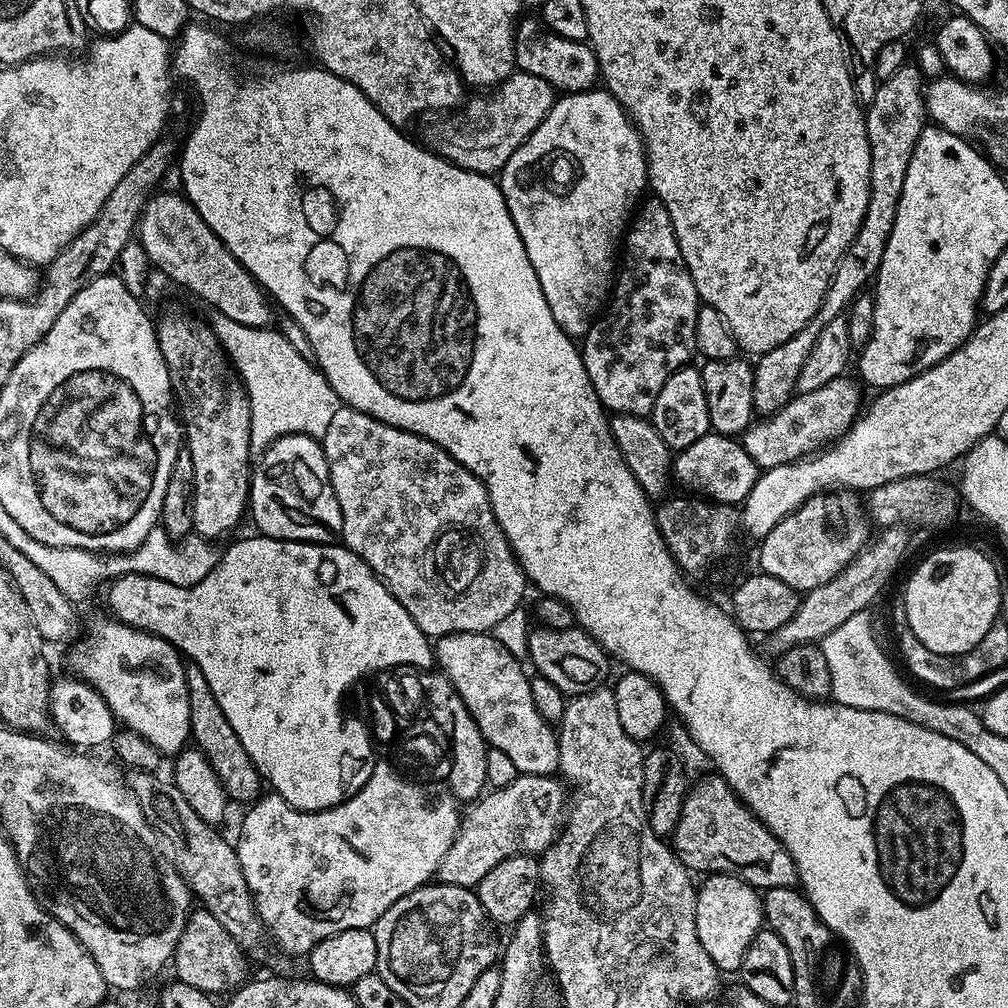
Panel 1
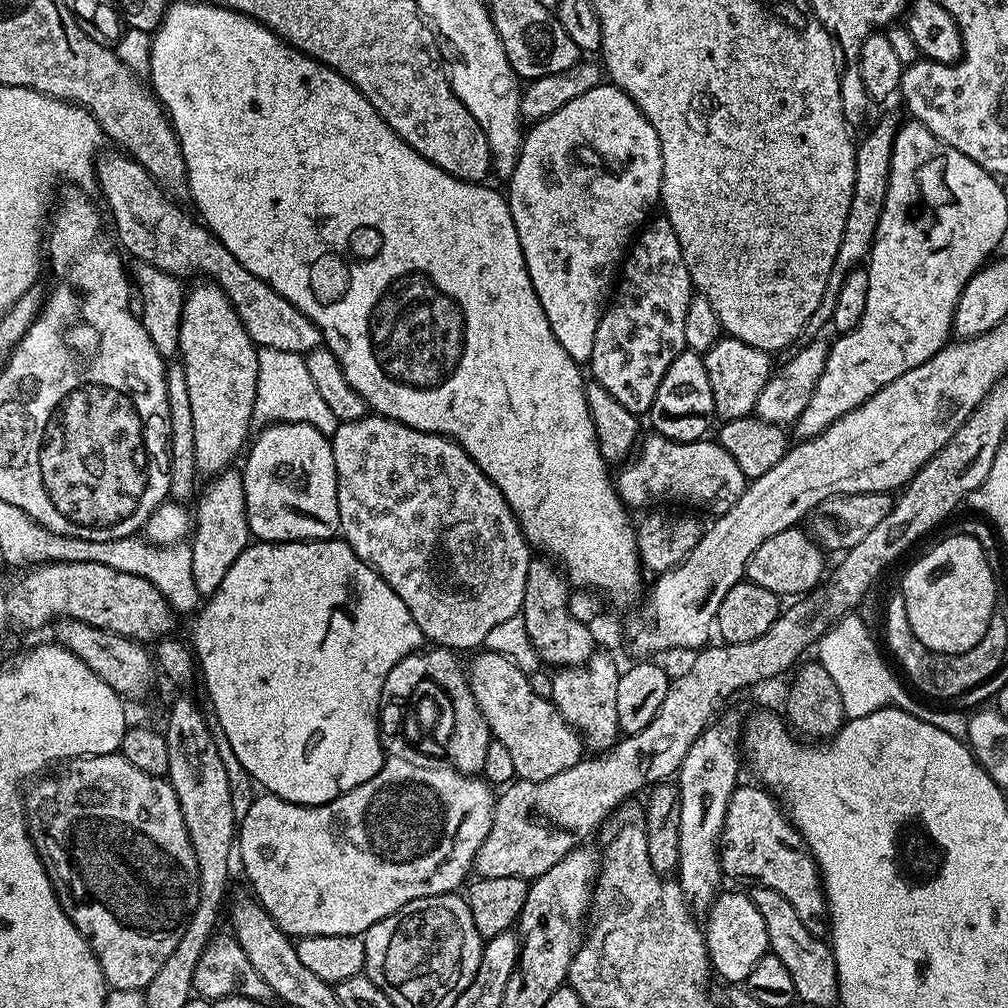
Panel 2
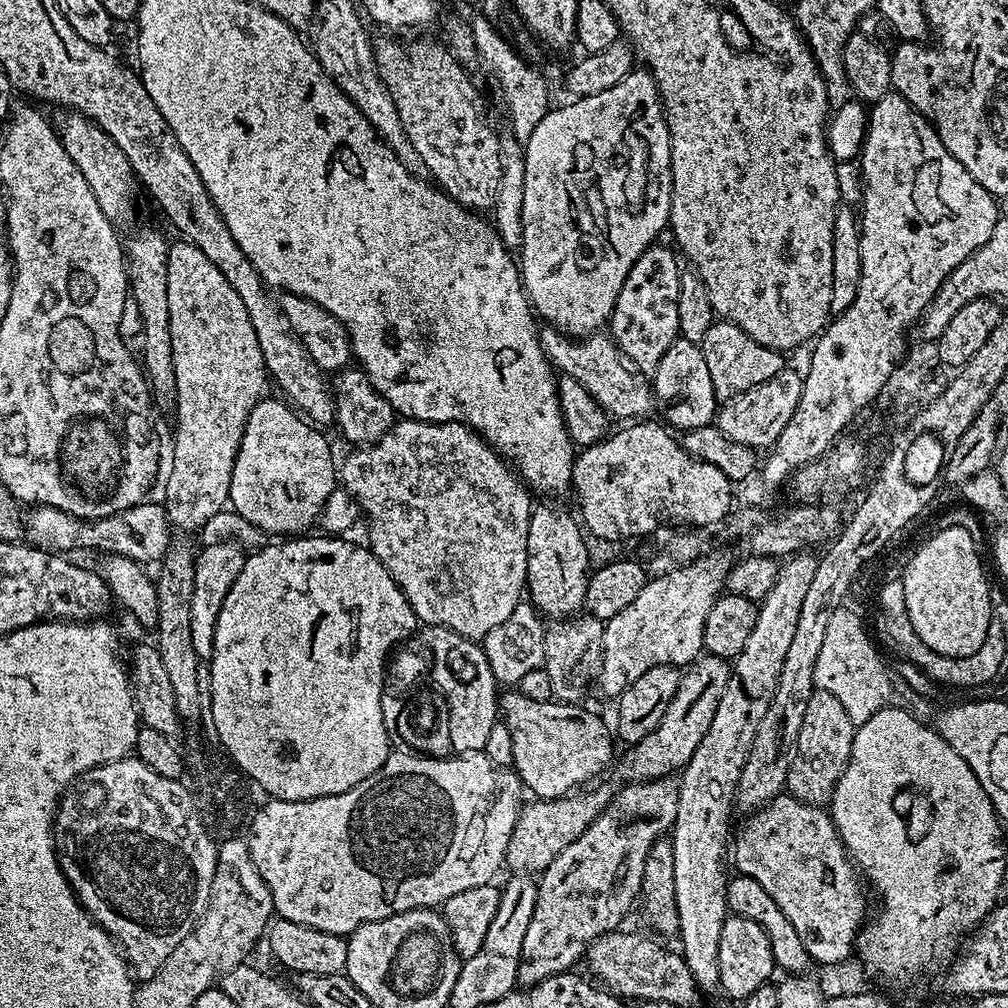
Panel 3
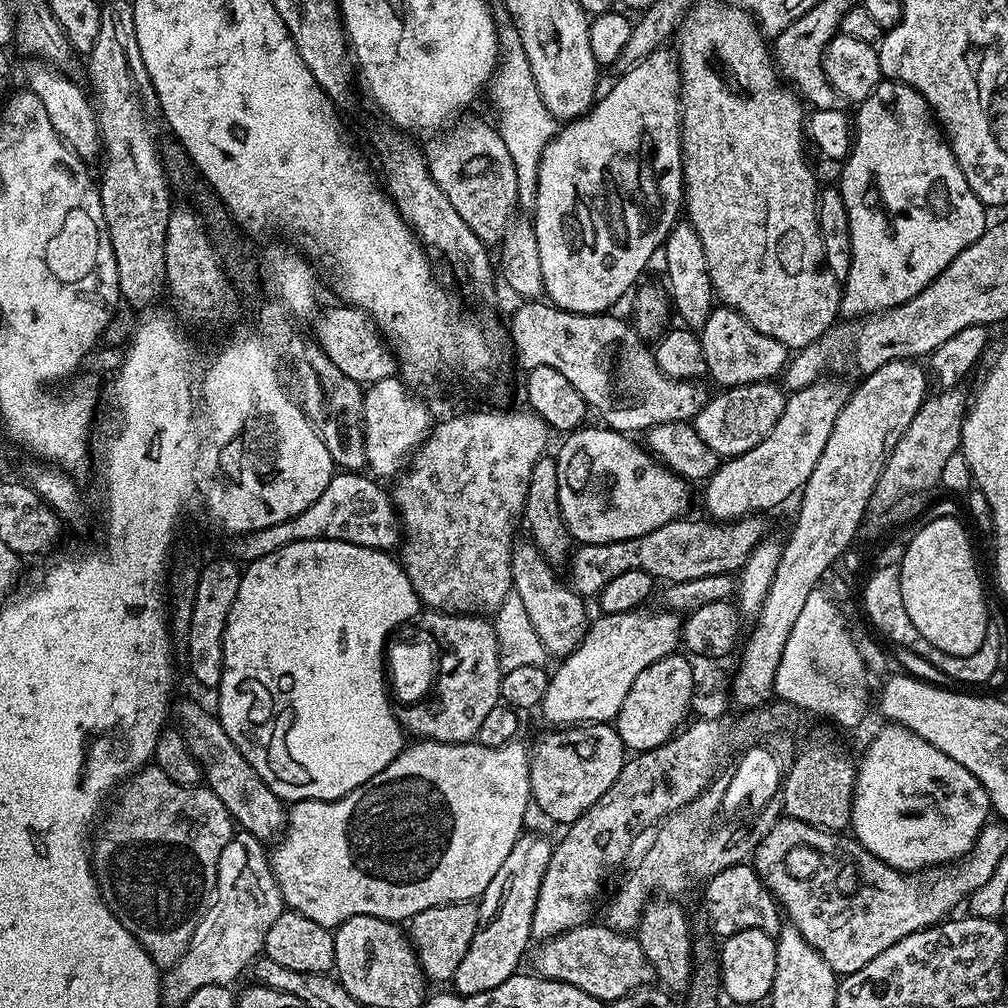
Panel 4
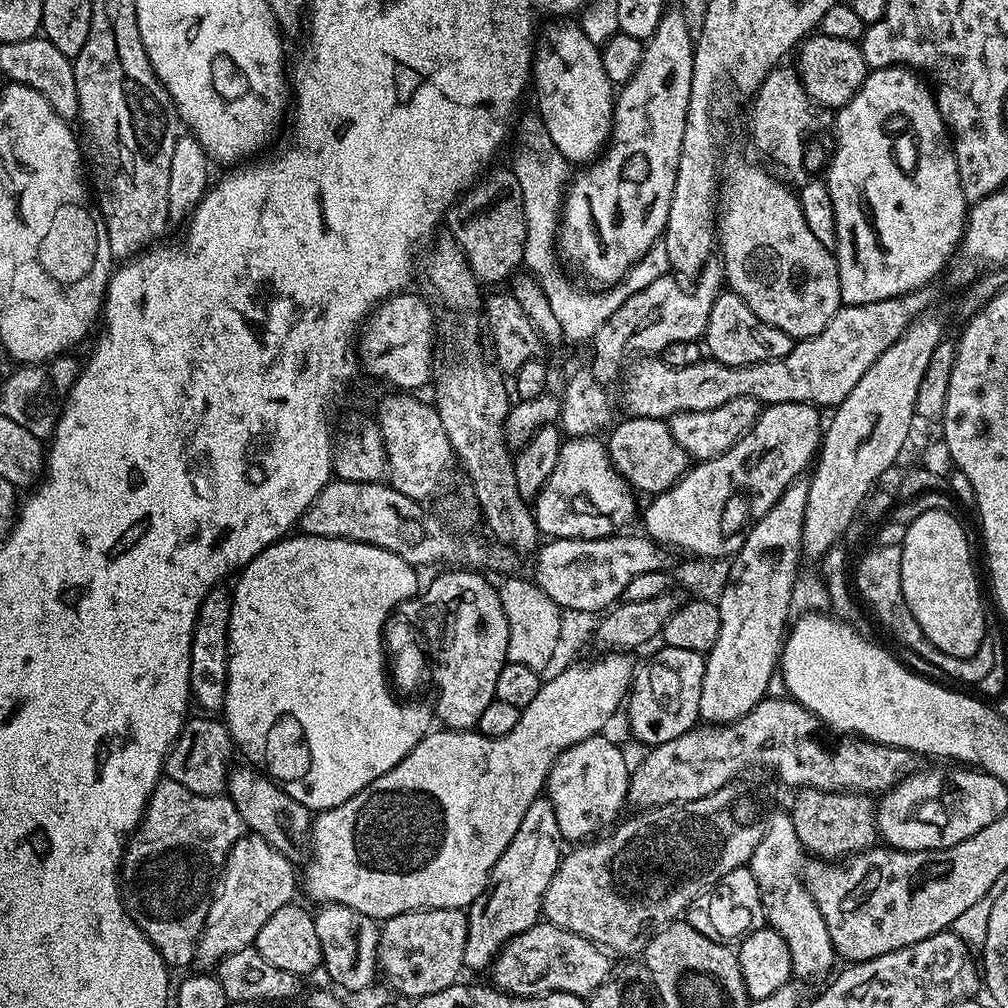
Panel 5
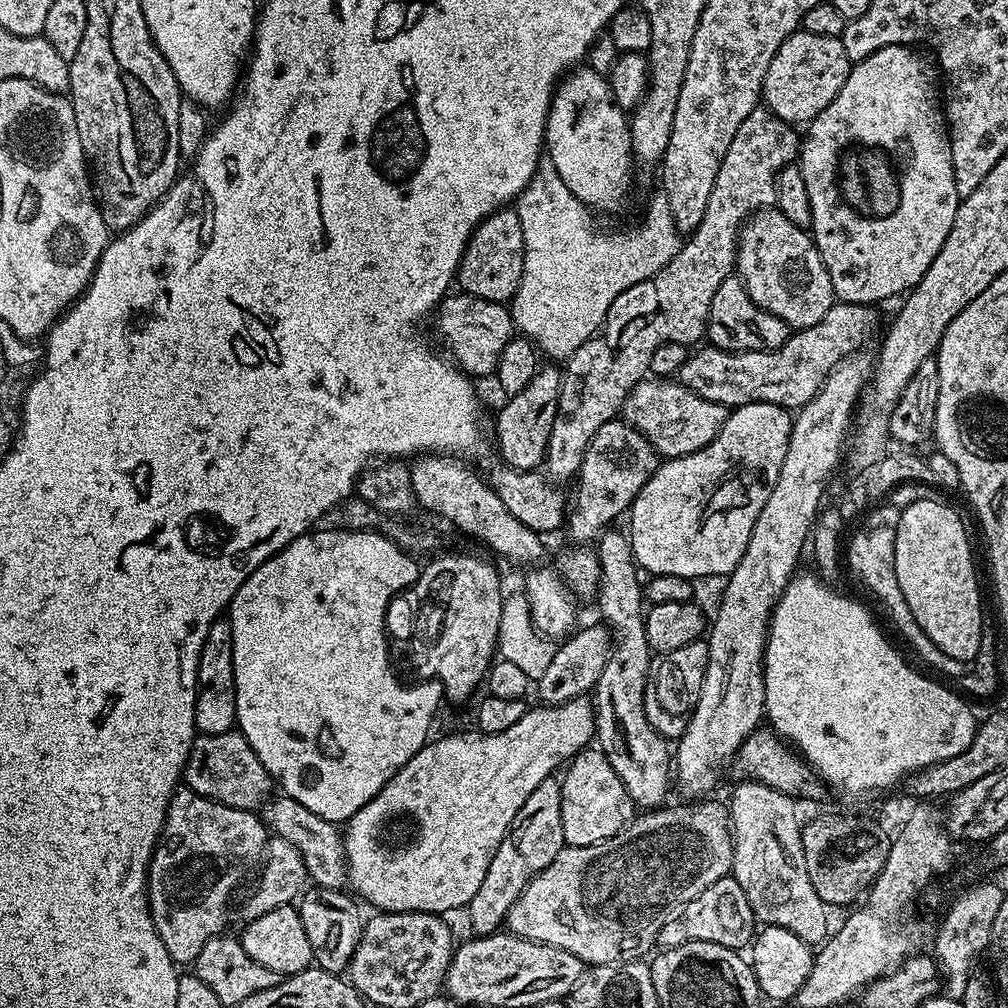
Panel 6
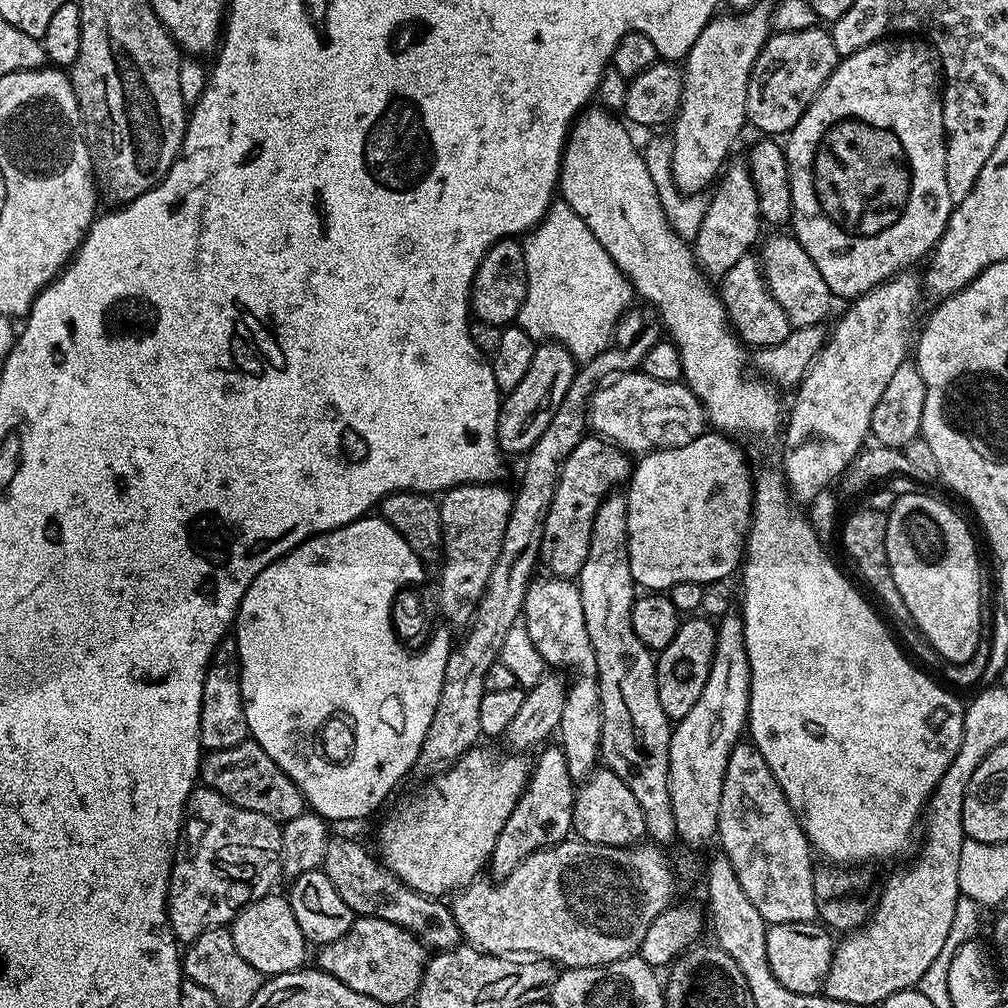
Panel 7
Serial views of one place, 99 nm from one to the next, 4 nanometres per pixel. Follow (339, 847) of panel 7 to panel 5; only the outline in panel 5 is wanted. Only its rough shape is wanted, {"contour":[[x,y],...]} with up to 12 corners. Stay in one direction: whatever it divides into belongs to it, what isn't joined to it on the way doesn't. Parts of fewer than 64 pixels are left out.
{"contour":[[252,766],[226,795],[245,829],[307,861],[313,813]]}

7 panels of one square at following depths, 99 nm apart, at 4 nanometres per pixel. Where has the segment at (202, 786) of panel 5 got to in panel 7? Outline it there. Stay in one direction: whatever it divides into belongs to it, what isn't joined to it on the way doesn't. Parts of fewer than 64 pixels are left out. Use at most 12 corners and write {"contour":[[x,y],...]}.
{"contour":[[251,738],[200,762],[203,787],[281,826],[298,786]]}

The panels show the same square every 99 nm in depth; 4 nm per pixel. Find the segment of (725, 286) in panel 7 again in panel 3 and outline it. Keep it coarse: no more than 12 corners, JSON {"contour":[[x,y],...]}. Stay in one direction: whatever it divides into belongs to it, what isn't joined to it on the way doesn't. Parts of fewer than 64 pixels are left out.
{"contour":[[713,322],[699,342],[717,401],[774,378],[786,360]]}

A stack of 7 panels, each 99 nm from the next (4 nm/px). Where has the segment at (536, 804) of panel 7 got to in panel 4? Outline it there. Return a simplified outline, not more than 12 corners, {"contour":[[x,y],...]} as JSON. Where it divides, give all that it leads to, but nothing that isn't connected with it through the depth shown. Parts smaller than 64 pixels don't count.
{"contour":[[525,831],[478,900],[480,926],[450,981],[494,990],[532,940],[553,847]]}

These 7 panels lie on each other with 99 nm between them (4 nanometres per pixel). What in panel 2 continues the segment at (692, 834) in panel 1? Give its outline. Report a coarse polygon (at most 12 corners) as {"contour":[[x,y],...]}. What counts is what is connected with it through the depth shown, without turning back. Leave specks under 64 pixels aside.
{"contour":[[738,786],[720,835],[723,875],[778,890],[825,923],[816,859],[777,797]]}

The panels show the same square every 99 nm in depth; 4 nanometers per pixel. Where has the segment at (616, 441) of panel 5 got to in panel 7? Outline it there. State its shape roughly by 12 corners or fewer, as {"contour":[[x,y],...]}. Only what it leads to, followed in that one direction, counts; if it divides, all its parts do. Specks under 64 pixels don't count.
{"contour":[[585,435],[560,465],[540,560],[576,578],[594,514],[631,477],[615,444]]}

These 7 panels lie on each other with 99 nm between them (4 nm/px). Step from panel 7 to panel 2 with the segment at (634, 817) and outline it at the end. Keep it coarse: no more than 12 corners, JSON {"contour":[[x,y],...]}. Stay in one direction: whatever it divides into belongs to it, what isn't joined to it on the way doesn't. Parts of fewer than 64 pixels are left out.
{"contour":[[480,650],[468,685],[519,779],[586,749],[510,657]]}

